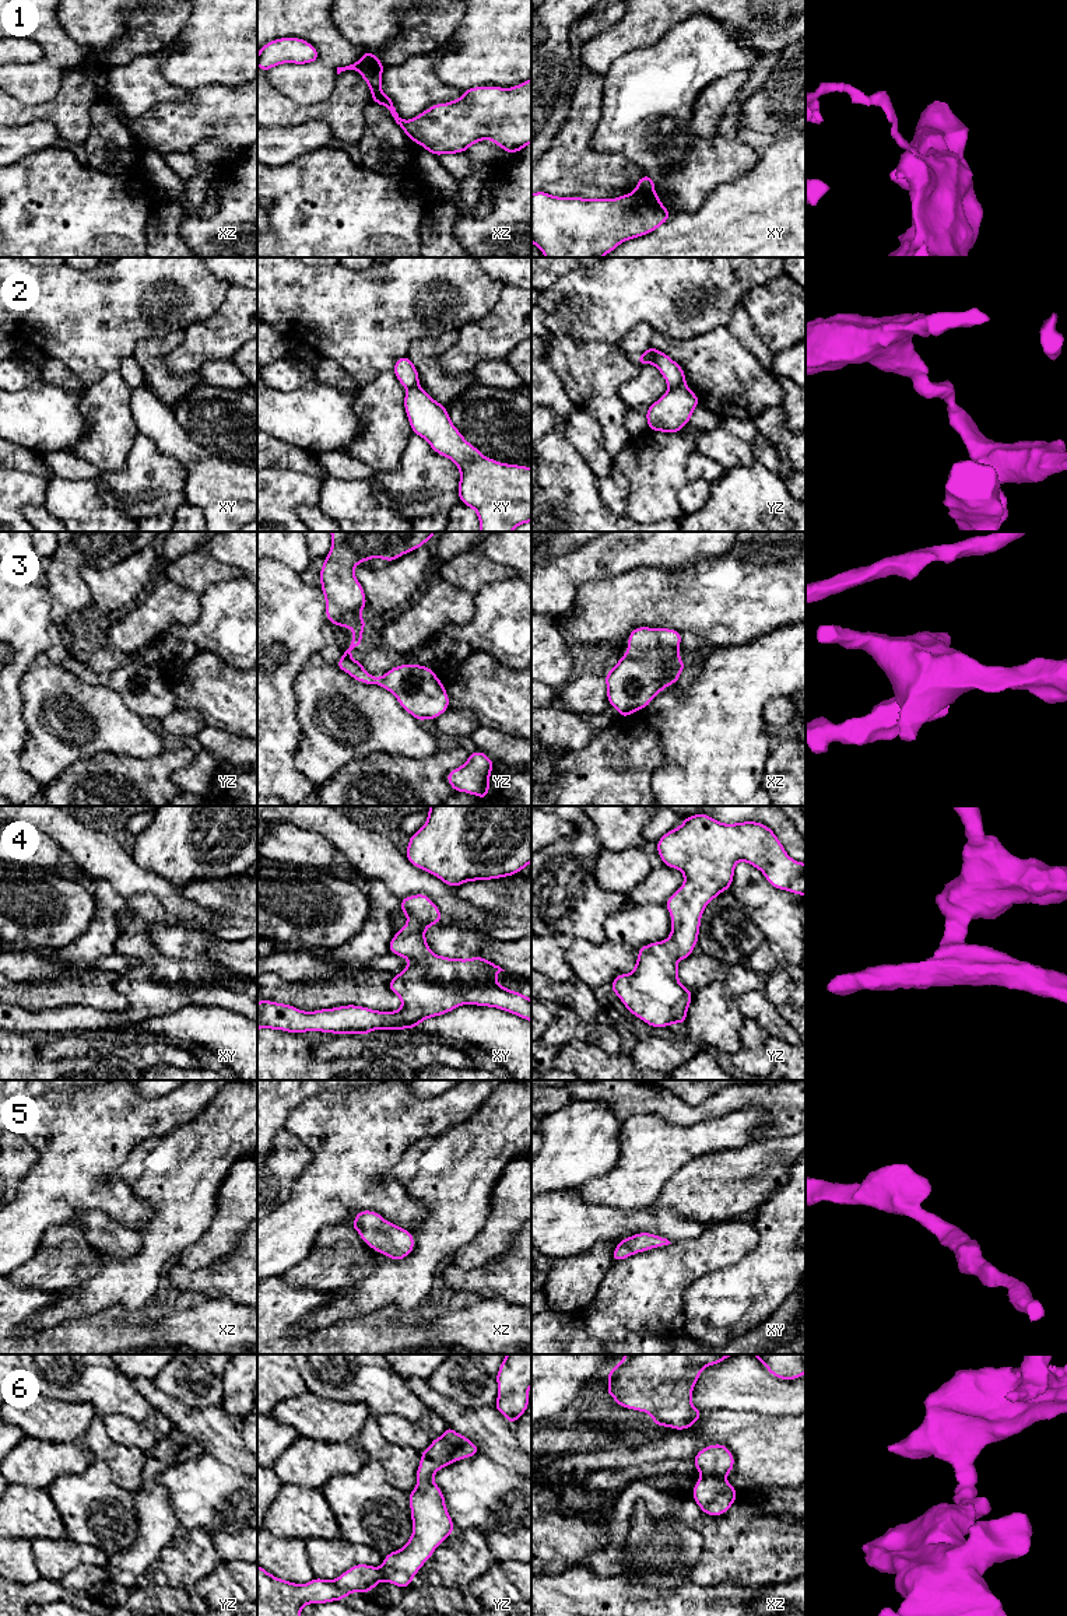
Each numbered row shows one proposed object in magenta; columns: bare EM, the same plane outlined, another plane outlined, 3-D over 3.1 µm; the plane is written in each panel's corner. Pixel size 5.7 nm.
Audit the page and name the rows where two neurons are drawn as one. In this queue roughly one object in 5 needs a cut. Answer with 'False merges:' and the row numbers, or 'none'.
False merges: 1, 2

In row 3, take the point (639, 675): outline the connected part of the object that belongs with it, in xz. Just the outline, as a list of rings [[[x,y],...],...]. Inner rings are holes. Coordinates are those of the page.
[[[670,628],[631,631],[626,653],[604,676],[608,702],[621,718],[646,708],[666,686],[677,684],[687,665],[680,659],[681,637]]]

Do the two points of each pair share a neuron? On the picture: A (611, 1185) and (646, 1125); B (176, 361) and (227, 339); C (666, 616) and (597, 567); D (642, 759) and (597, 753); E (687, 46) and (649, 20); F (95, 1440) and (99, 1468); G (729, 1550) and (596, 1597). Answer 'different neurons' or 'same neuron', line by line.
A: same neuron
B: same neuron
C: different neurons
D: same neuron
E: different neurons
F: different neurons
G: different neurons

